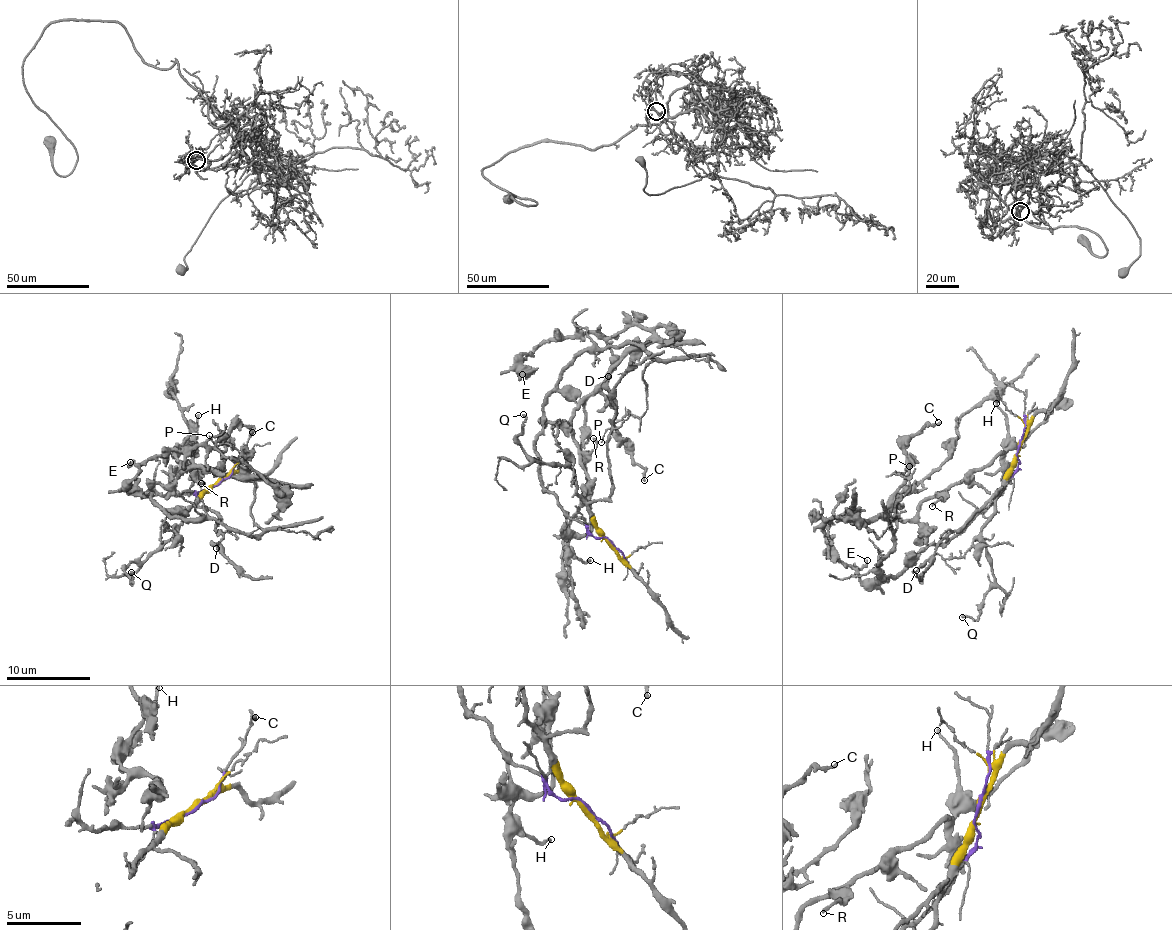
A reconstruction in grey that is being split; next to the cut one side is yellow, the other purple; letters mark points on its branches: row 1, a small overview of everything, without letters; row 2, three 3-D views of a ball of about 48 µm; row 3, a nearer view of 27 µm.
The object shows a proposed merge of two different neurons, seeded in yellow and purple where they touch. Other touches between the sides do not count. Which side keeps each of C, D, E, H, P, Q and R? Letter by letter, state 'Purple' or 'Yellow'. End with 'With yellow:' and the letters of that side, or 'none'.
C: Purple
D: Yellow
E: Purple
H: Purple
P: Purple
Q: Yellow
R: Purple
With yellow: D, Q

